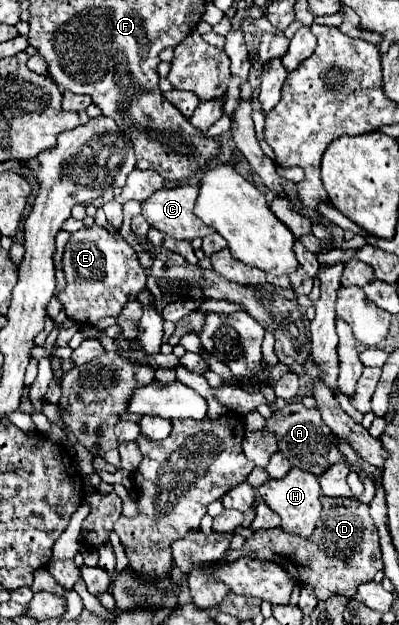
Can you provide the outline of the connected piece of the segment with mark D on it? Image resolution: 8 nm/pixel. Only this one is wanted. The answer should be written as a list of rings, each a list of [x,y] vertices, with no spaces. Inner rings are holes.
[[[323,495],[321,503],[321,517],[311,537],[301,539],[281,529],[255,531],[249,539],[245,539],[243,549],[229,549],[223,557],[223,563],[231,563],[245,557],[247,553],[253,553],[253,559],[277,563],[297,583],[311,585],[319,603],[333,595],[343,595],[351,599],[361,583],[369,583],[375,577],[375,573],[383,569],[377,527],[369,515],[369,505],[361,503],[355,497],[341,499]]]

